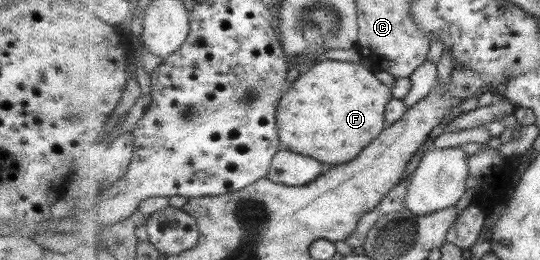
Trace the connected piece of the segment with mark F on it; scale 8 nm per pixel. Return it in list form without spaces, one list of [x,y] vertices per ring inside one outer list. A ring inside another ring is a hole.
[[[325,59],[290,85],[278,107],[279,134],[285,148],[308,152],[326,164],[356,161],[368,144],[376,142],[389,125],[387,109],[395,99],[393,88],[362,63]]]

